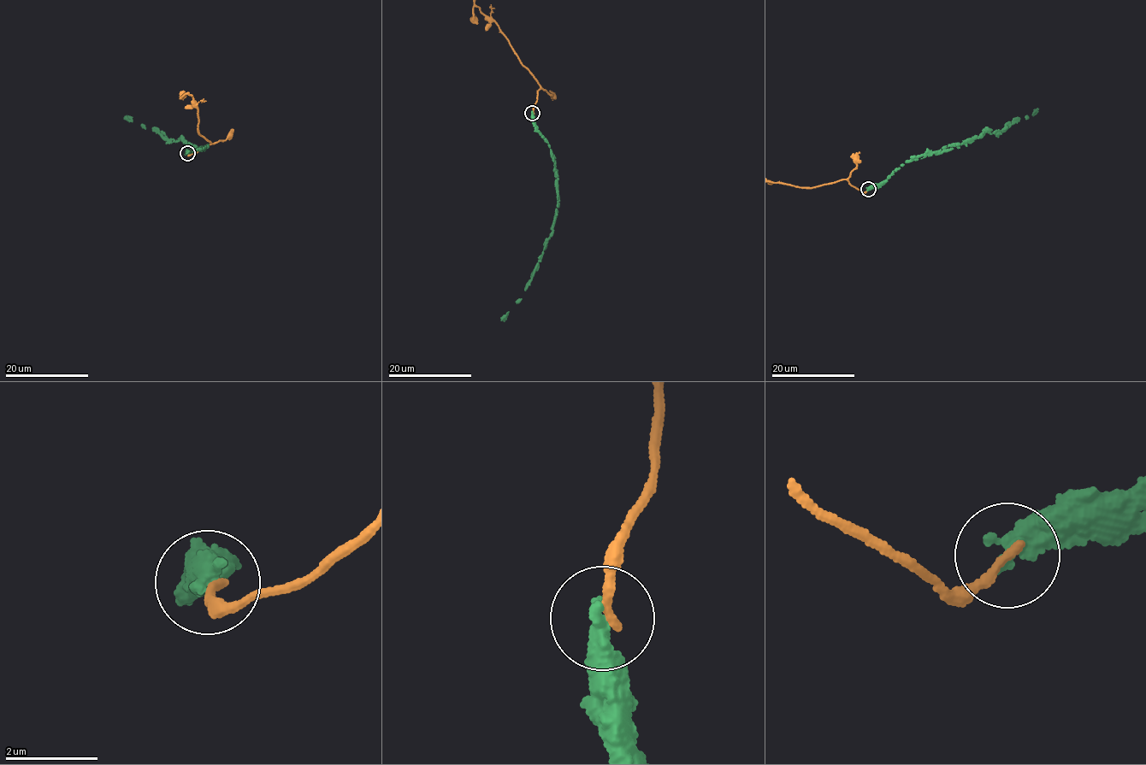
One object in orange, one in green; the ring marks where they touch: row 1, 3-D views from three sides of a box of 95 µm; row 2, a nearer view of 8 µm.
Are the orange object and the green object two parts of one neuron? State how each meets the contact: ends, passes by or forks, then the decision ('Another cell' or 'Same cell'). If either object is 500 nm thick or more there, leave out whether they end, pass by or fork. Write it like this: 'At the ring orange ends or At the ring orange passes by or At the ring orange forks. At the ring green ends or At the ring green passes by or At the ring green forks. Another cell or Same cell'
At the ring orange ends. At the ring green ends. Another cell

